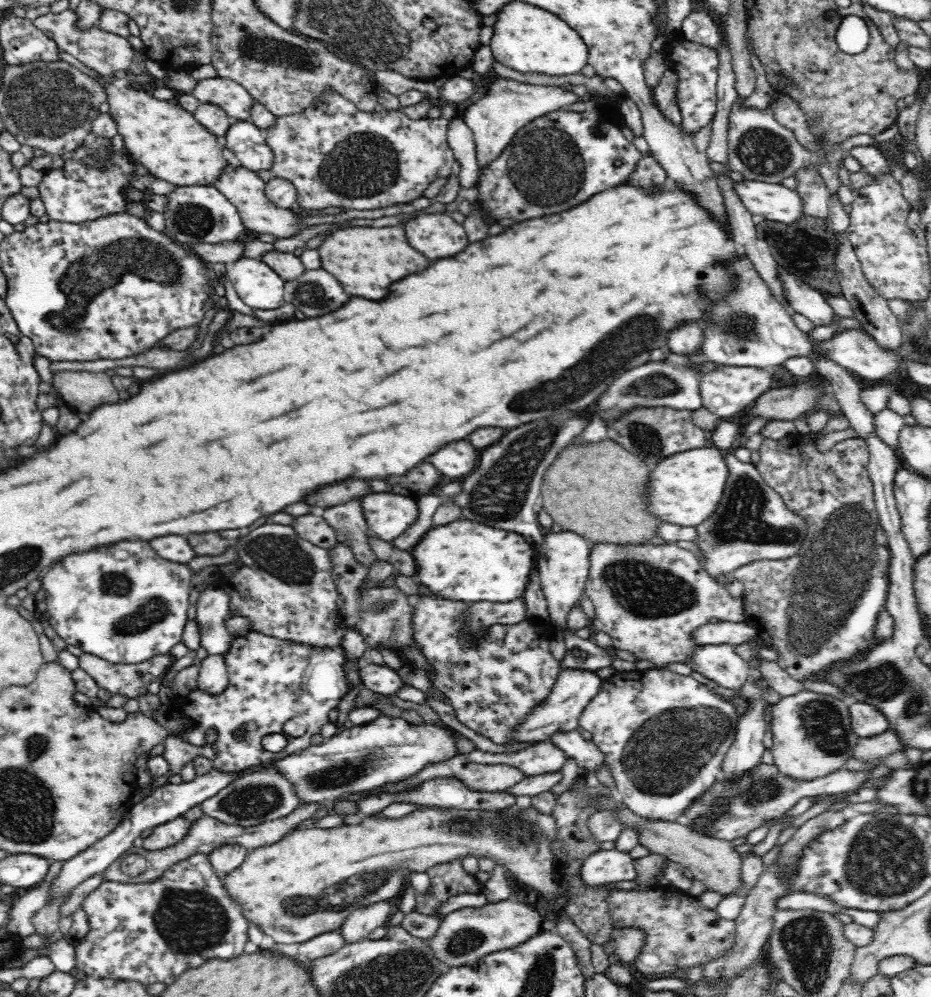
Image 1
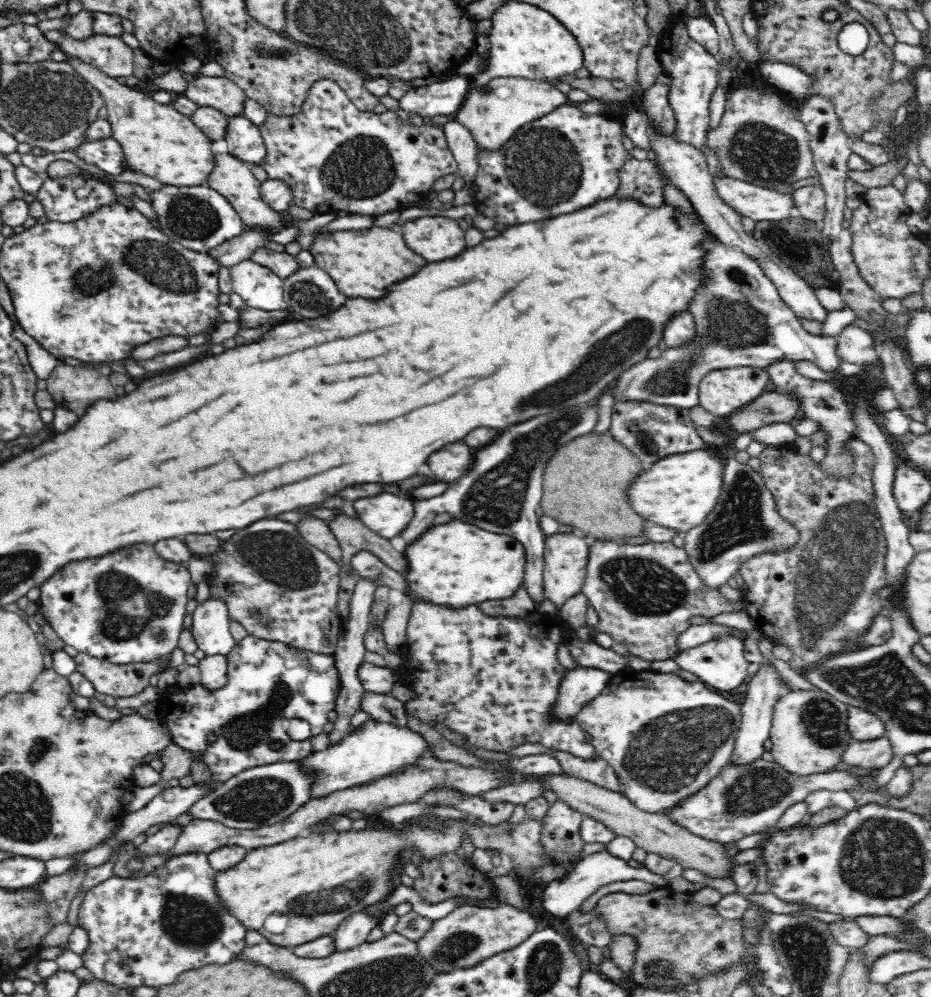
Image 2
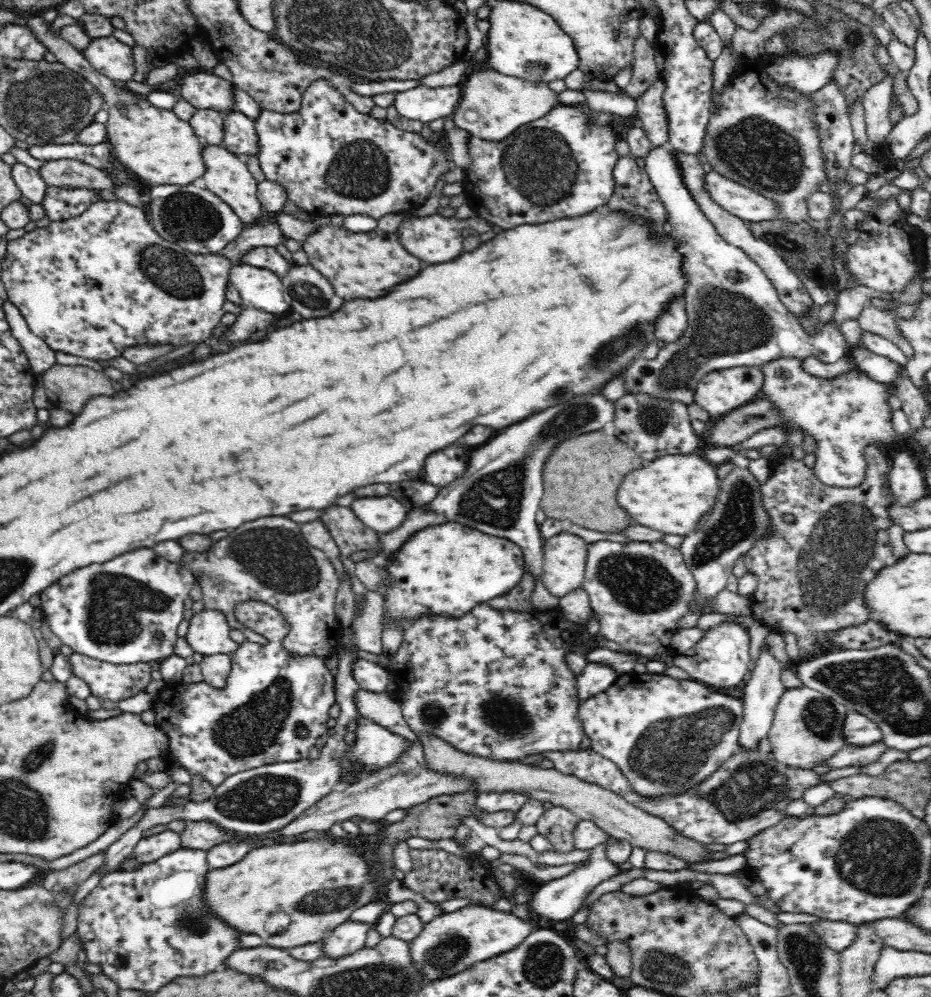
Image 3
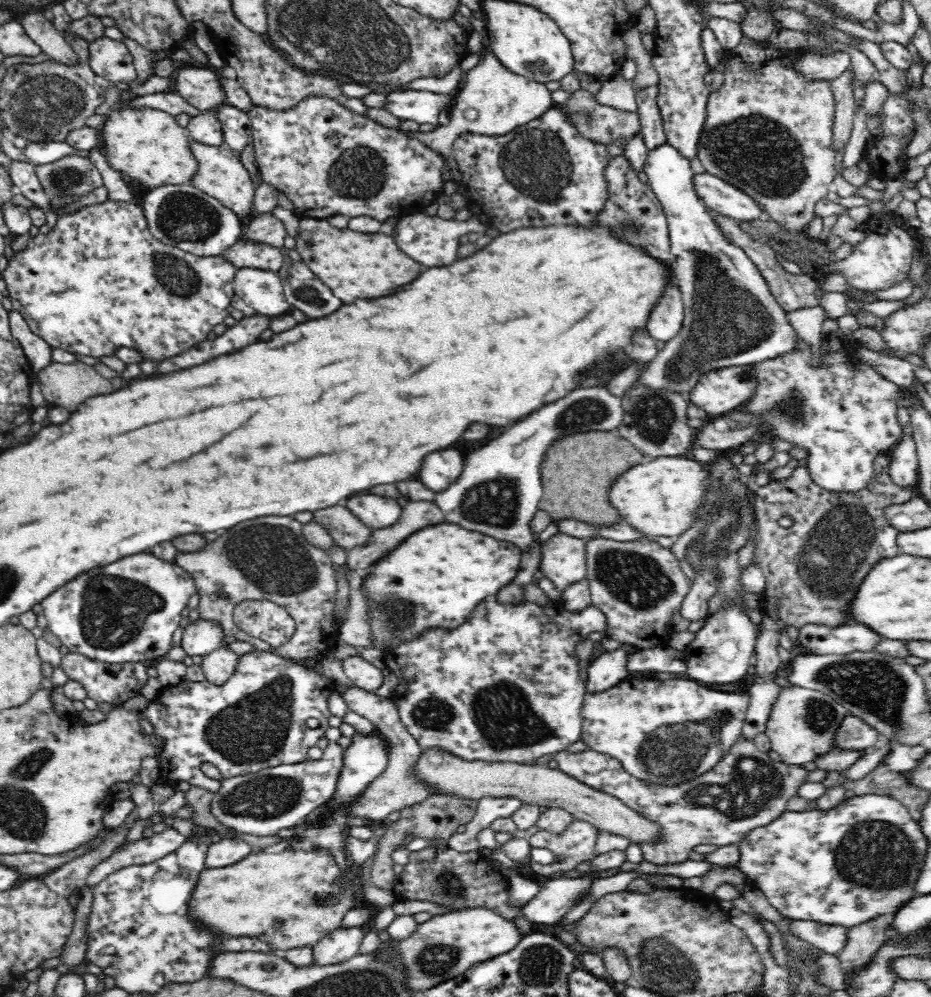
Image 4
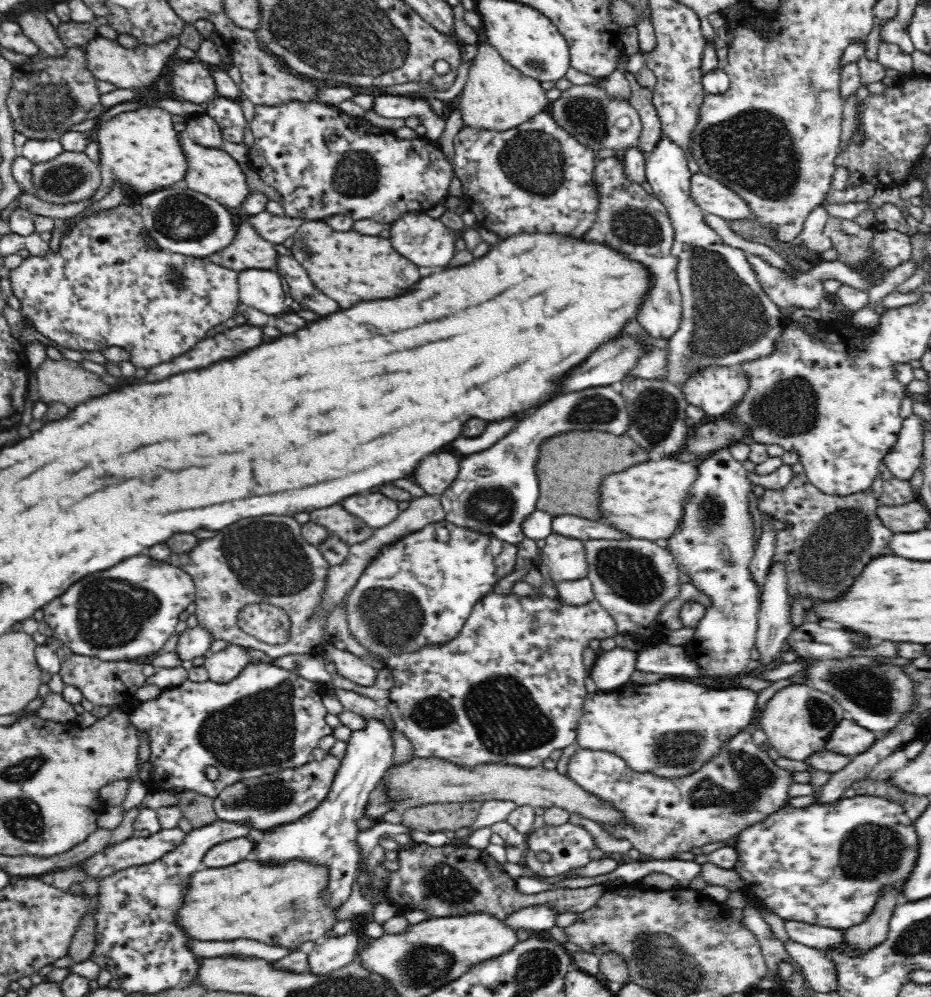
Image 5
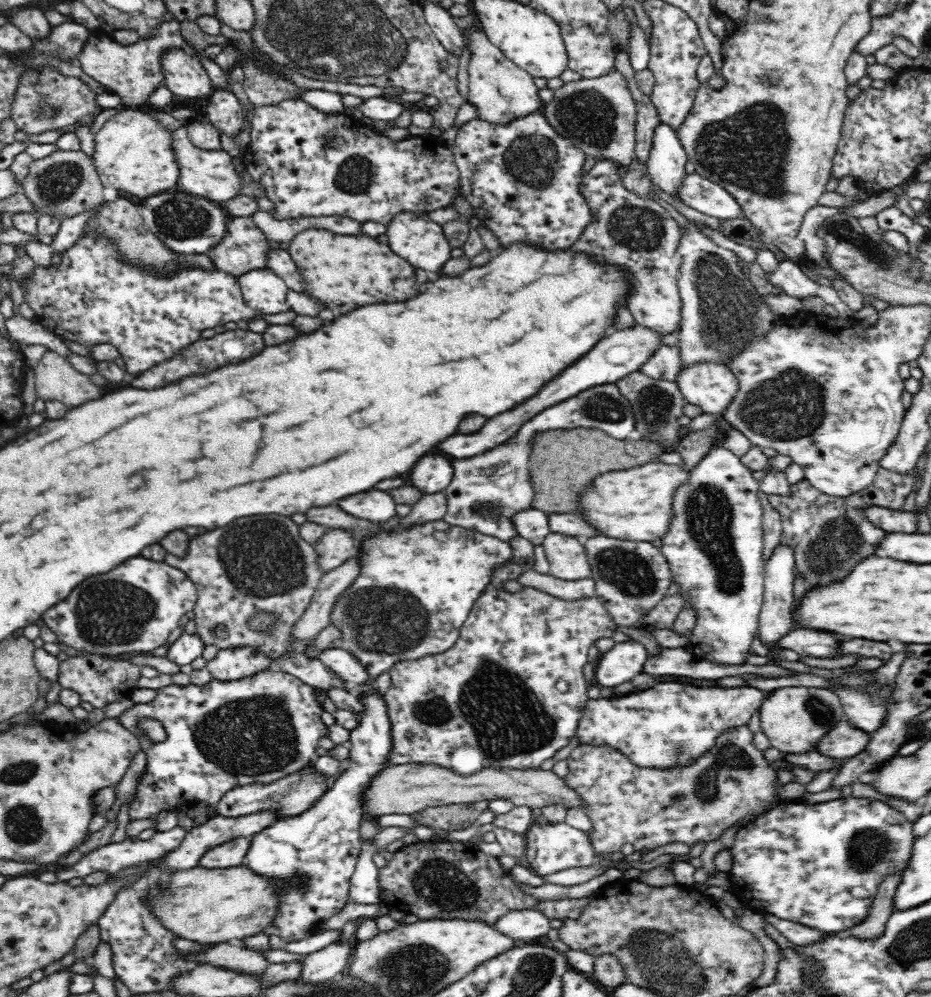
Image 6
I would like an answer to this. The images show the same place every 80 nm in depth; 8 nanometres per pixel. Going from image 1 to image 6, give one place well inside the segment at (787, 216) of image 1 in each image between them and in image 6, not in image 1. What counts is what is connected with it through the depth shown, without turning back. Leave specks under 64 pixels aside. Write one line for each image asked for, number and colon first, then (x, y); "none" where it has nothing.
2: (758, 203)
3: (737, 199)
4: (715, 193)
5: (713, 197)
6: (699, 193)

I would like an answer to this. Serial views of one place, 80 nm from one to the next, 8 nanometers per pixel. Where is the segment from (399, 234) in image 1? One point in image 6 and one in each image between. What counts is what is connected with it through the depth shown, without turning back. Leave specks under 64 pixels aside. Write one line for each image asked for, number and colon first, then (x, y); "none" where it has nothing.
2: (388, 260)
3: (386, 264)
4: (352, 265)
5: (348, 267)
6: (343, 272)

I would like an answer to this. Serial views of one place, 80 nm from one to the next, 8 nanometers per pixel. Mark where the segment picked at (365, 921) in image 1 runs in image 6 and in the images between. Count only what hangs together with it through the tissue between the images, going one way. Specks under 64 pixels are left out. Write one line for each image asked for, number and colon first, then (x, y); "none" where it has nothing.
2: (352, 932)
3: (348, 937)
4: (340, 945)
5: (328, 955)
6: (322, 966)

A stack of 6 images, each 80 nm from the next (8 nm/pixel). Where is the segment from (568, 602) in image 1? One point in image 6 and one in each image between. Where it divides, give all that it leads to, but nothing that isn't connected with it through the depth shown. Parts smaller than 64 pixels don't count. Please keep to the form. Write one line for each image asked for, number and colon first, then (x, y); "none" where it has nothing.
2: (566, 554)
3: (565, 555)
4: (563, 558)
5: (565, 557)
6: (568, 560)

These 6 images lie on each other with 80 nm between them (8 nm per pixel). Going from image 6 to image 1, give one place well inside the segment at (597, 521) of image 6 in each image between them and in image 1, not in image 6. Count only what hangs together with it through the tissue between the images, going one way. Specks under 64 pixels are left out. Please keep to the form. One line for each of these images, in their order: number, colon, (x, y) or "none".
1: (684, 489)
2: (679, 491)
3: (670, 494)
4: (659, 498)
5: (645, 501)

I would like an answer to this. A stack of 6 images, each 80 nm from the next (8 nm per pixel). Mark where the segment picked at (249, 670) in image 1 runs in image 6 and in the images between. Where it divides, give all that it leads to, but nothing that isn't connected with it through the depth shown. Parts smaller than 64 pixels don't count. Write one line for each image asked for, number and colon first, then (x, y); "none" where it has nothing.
2: (268, 683)
3: (253, 720)
4: (271, 711)
5: (267, 719)
6: (227, 734)

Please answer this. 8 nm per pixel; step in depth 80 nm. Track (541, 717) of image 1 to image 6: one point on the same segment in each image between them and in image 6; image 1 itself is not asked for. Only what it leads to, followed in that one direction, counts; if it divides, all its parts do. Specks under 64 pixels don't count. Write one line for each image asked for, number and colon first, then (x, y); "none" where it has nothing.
2: (579, 686)
3: (596, 677)
4: (609, 669)
5: (612, 668)
6: (626, 659)

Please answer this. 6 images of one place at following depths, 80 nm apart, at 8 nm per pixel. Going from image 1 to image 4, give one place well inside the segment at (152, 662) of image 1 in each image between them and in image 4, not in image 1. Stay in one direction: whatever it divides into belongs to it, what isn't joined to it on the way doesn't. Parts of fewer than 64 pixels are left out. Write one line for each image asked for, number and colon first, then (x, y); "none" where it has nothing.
2: (120, 681)
3: (116, 682)
4: (116, 683)

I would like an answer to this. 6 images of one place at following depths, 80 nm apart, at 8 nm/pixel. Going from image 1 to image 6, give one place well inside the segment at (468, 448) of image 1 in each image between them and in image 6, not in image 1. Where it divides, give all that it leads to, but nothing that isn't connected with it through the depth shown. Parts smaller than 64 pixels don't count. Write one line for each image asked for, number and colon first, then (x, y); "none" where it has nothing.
2: (450, 463)
3: (441, 469)
4: (441, 469)
5: (438, 471)
6: (432, 474)

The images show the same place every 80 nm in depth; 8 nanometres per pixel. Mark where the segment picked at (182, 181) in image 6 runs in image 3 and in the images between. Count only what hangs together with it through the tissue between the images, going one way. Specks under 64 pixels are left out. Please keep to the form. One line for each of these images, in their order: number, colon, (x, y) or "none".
3: (226, 175)
4: (219, 173)
5: (212, 172)

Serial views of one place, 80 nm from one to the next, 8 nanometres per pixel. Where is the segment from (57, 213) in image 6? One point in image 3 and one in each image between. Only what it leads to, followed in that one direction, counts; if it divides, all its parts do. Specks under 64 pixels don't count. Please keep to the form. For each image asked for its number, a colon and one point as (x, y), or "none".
3: (68, 173)
4: (72, 176)
5: (72, 176)

